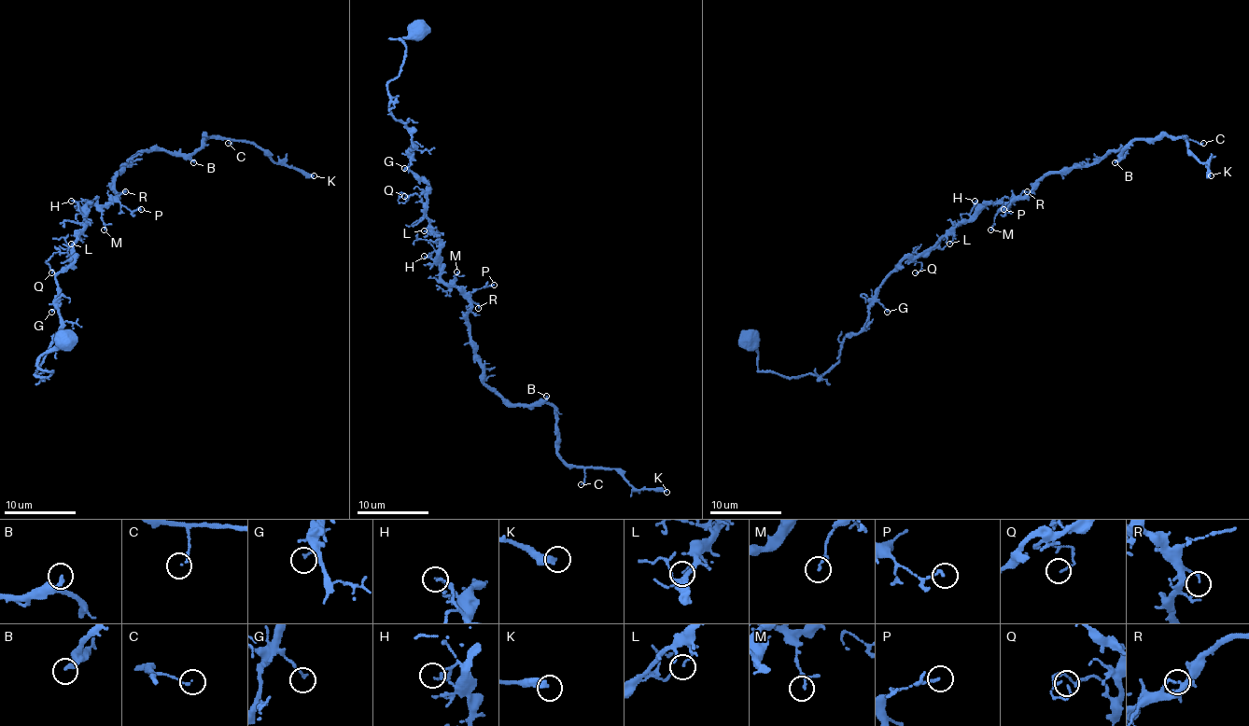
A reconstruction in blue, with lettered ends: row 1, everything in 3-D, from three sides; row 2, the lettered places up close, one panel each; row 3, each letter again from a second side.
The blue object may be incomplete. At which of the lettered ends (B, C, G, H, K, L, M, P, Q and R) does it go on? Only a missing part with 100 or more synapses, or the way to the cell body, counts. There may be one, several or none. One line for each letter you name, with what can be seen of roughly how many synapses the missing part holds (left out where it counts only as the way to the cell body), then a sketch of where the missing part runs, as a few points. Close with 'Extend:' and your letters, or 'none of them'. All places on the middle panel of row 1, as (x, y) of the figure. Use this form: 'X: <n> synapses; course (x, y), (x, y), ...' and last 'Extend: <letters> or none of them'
Extend: none of them

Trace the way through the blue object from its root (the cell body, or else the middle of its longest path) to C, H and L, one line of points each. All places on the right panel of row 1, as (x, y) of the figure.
C: (751, 341), (761, 371), (823, 375), (866, 321), (876, 288), (984, 206), (1137, 139), (1203, 143)
H: (751, 341), (761, 371), (823, 375), (838, 360), (843, 339), (866, 321), (876, 288), (965, 222), (975, 201)
L: (751, 341), (761, 371), (823, 375), (838, 360), (843, 339), (866, 321), (876, 288), (947, 234), (949, 244)

